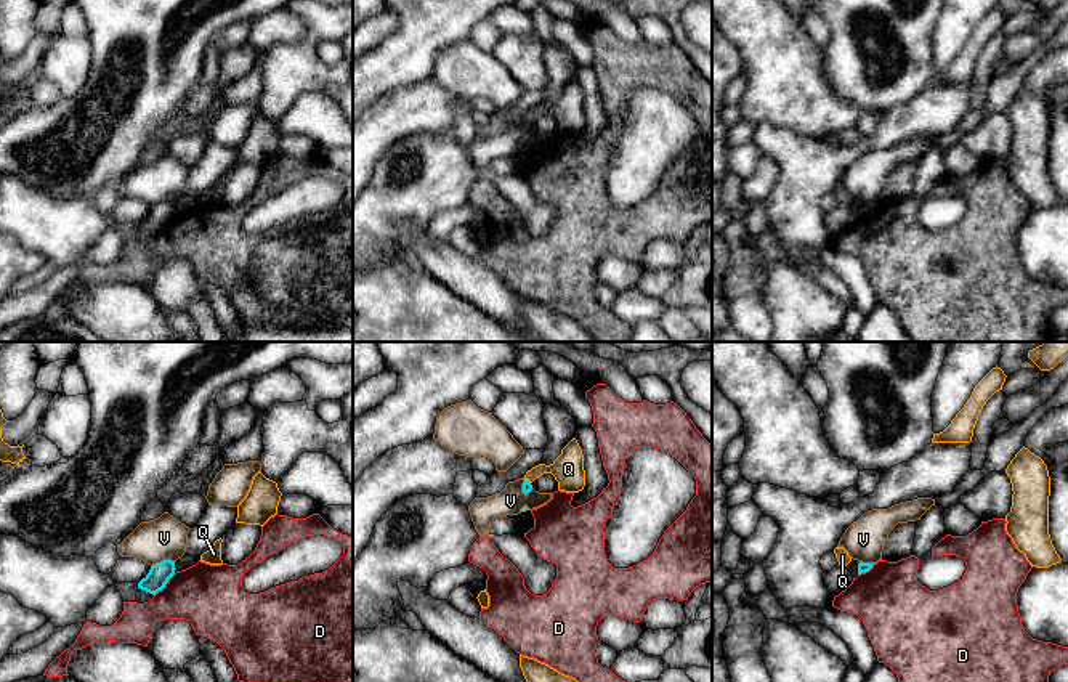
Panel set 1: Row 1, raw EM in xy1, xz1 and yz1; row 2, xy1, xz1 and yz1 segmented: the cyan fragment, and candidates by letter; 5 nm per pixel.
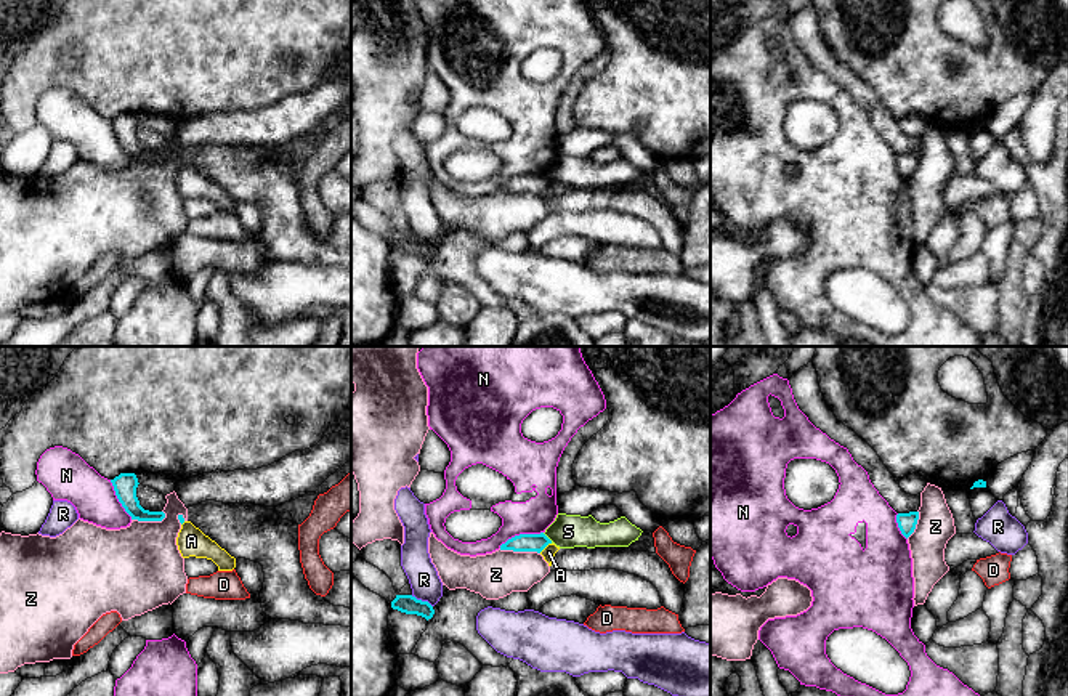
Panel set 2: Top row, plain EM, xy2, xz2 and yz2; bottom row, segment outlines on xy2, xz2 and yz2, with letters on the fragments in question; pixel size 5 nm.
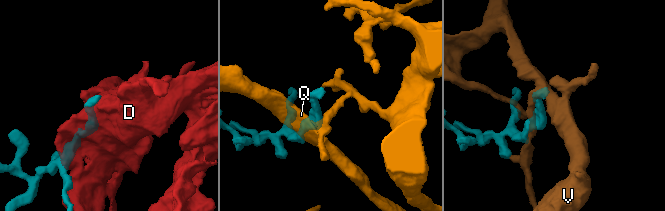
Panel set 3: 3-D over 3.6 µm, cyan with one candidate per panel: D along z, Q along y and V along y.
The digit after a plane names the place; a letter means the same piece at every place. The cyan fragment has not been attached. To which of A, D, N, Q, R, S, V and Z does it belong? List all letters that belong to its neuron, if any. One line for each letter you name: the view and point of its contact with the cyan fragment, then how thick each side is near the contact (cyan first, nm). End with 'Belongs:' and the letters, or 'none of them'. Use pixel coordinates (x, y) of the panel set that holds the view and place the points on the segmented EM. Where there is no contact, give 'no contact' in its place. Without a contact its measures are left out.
Q: contact xz1 (528, 480); calibres 50 and 160 nm
Belongs: Q

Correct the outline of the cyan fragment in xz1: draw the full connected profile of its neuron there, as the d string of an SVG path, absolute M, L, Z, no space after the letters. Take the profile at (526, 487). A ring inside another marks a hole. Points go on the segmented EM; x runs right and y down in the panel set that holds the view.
M572 438L561 454L550 464L539 464L526 472L523 493L532 489L532 481L544 473L552 473L558 481L558 489L566 493L579 493L585 486L584 454L576 438Z

